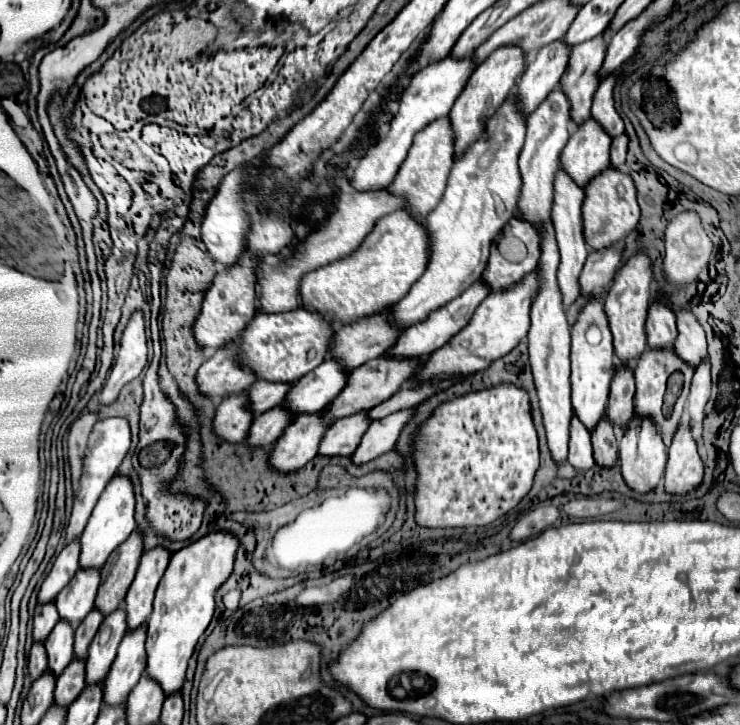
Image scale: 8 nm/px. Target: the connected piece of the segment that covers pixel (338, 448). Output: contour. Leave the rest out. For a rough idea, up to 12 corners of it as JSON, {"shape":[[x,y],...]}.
{"shape":[[367,413],[327,427],[319,455],[349,457],[369,427]]}

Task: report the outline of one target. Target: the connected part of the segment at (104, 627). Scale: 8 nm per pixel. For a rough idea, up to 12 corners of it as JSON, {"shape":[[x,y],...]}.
{"shape":[[125,611],[103,619],[87,657],[87,683],[105,683],[119,641]]}

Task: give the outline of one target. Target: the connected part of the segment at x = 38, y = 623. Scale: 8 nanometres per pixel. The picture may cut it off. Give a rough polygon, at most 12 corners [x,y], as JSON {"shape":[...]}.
{"shape":[[53,603],[37,605],[33,637],[45,643],[59,613]]}

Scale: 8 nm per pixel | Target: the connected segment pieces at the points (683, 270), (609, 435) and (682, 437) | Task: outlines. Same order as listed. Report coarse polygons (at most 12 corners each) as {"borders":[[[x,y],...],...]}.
{"borders":[[[697,213],[665,231],[665,279],[695,283],[711,257]],[[603,419],[591,433],[595,463],[617,467],[619,439]],[[681,425],[669,449],[665,491],[689,495],[703,483],[703,461]]]}

